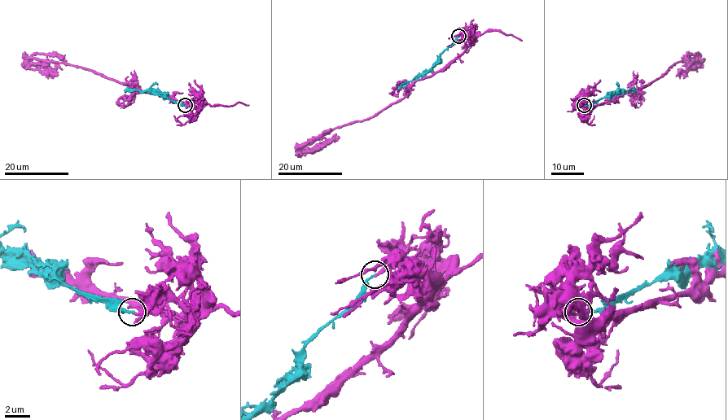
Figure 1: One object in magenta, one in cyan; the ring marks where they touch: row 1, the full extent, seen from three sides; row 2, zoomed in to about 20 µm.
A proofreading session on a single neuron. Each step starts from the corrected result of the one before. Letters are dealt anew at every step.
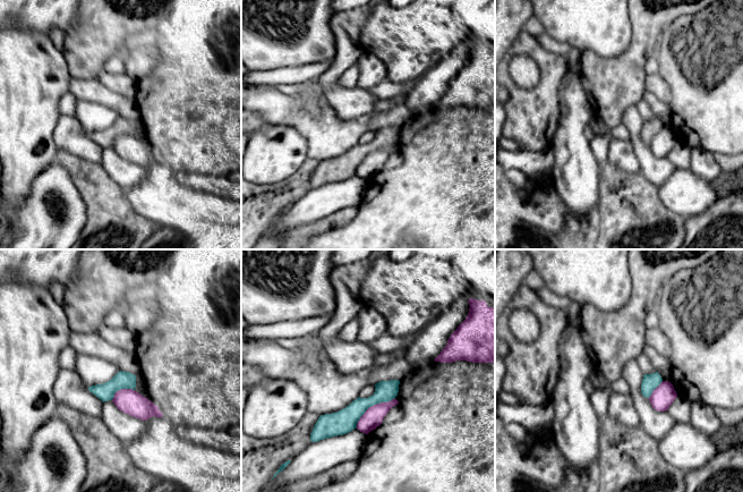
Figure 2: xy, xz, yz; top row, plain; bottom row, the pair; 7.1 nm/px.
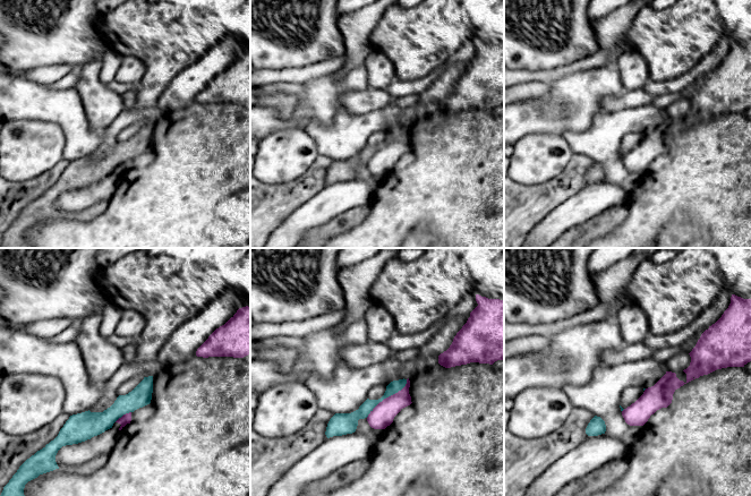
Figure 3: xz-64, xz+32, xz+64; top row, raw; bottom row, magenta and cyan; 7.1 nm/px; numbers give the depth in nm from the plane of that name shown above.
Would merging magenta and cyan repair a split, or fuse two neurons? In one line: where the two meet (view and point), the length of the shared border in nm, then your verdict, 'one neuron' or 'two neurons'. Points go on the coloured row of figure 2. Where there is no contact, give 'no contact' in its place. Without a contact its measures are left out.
meets magenta in xz at (372, 406); contact 340 nm long; two neurons

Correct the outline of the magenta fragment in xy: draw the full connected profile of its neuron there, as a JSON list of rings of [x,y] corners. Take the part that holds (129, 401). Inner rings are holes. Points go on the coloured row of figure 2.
[[[133,389],[117,391],[112,401],[119,410],[142,421],[163,416],[156,405]]]

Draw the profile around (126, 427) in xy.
[[[112,400],[103,402],[100,418],[122,443],[136,440],[145,431],[144,421],[119,410]]]

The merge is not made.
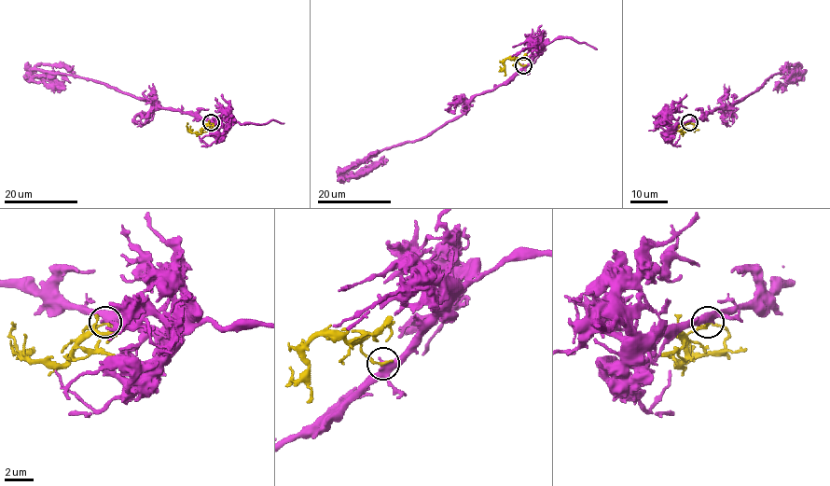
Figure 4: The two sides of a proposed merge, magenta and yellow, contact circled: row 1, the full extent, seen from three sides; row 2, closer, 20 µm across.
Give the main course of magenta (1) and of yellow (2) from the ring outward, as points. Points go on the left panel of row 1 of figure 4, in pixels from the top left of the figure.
1: (211, 122), (179, 110), (154, 107), (139, 97), (90, 79), (64, 74), (32, 77), (44, 76), (70, 82)
2: (211, 123), (205, 125), (200, 133), (194, 133), (186, 122)

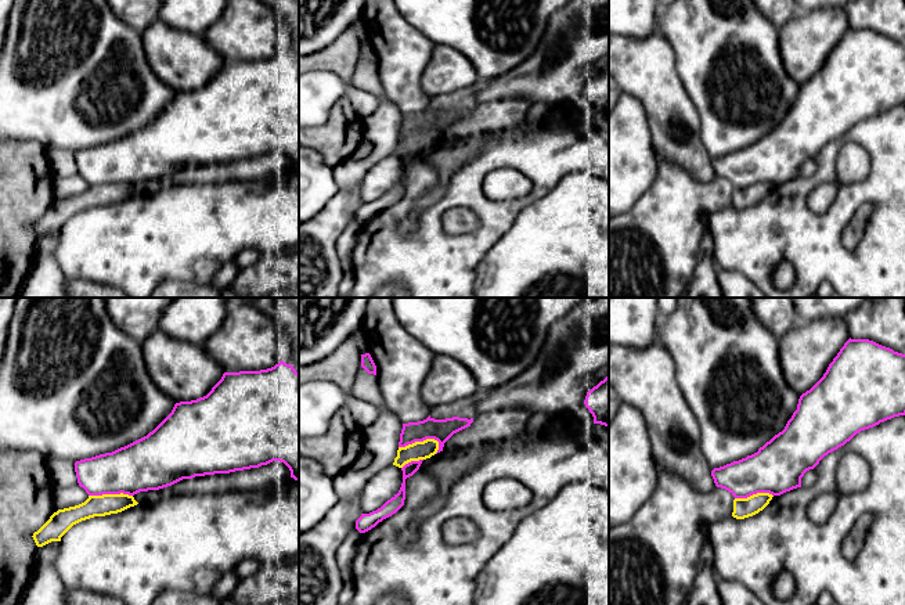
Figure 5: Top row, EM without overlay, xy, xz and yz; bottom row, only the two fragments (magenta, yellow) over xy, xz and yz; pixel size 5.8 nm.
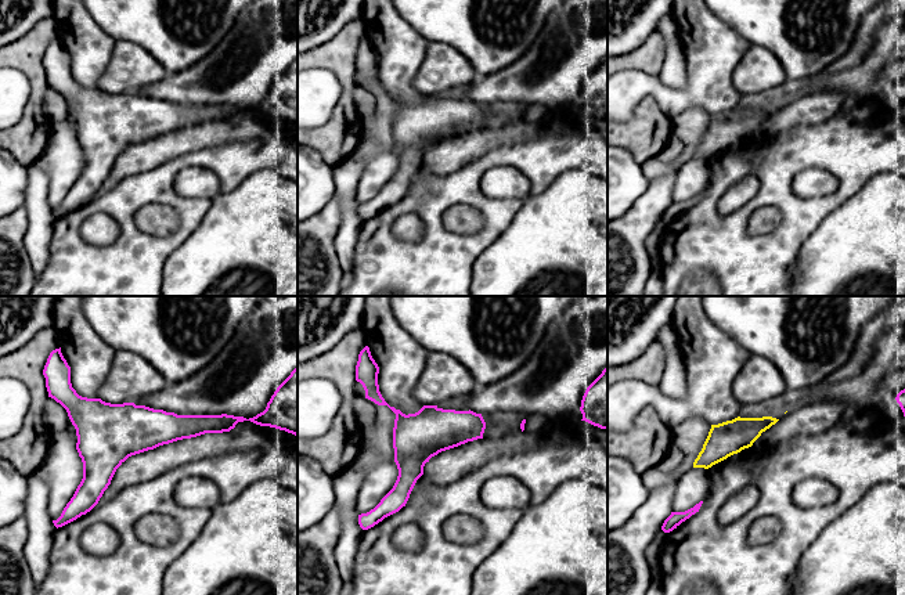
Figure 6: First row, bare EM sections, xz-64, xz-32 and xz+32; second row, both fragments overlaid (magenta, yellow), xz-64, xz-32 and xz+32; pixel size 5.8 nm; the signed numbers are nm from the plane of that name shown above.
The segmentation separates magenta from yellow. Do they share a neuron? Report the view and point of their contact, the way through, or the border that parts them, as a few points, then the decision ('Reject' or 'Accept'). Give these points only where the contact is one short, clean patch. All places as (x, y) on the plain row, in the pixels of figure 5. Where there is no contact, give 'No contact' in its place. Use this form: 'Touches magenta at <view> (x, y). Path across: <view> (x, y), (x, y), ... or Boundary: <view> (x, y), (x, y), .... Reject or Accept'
Touches magenta at xz (418, 130). Path across: xz (439, 119), (418, 130), (419, 140). Accept

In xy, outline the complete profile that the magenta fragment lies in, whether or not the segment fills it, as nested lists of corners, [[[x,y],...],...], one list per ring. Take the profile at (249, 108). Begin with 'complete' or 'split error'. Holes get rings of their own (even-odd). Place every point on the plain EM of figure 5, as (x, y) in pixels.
split error | [[[282,50],[267,60],[224,62],[206,86],[176,93],[172,102],[147,126],[112,143],[76,151],[77,173],[89,188],[54,202],[32,227],[37,237],[61,231],[61,227],[82,210],[118,204],[137,195],[133,186],[140,181],[159,180],[195,166],[259,158],[273,151],[284,152],[291,161],[291,168],[299,172],[299,64]]]

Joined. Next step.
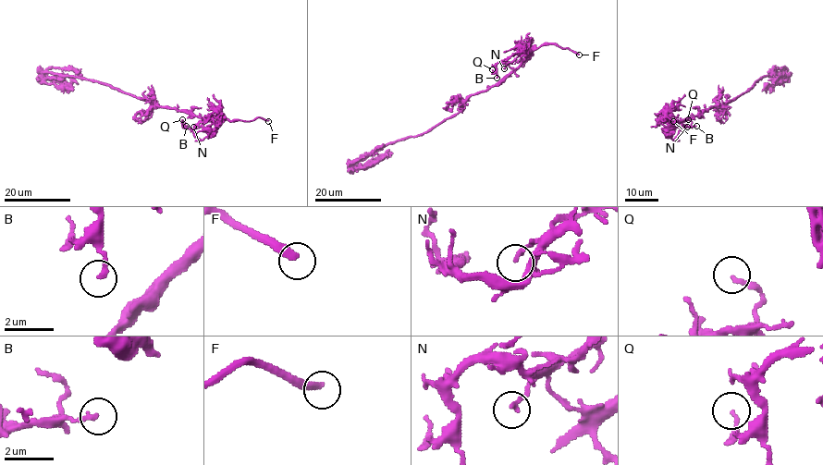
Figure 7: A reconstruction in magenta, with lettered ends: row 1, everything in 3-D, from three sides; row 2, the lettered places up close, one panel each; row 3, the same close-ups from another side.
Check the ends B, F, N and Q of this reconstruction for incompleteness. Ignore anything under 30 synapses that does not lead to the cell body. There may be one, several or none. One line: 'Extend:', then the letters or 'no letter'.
Extend: F

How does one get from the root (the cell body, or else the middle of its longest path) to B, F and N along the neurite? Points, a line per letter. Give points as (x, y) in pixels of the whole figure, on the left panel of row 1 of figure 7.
B: (143, 99), (160, 106), (192, 113), (202, 119), (193, 129), (188, 129), (186, 126)
F: (143, 99), (219, 122), (227, 119), (251, 121), (258, 117), (268, 121)
N: (143, 99), (199, 116), (202, 119), (193, 127)

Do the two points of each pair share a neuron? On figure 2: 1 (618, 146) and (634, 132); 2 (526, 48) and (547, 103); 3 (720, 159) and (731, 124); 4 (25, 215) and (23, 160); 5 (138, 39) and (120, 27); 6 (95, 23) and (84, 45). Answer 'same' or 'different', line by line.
1: different
2: same
3: different
4: different
5: different
6: same

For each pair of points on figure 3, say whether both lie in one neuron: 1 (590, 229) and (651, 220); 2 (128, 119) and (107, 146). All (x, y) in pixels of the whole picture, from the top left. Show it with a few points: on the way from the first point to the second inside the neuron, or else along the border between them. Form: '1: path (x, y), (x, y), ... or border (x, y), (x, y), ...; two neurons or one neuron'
1: border (607, 232), (603, 236); two neurons
2: path (120, 124), (112, 131), (111, 138); one neuron

